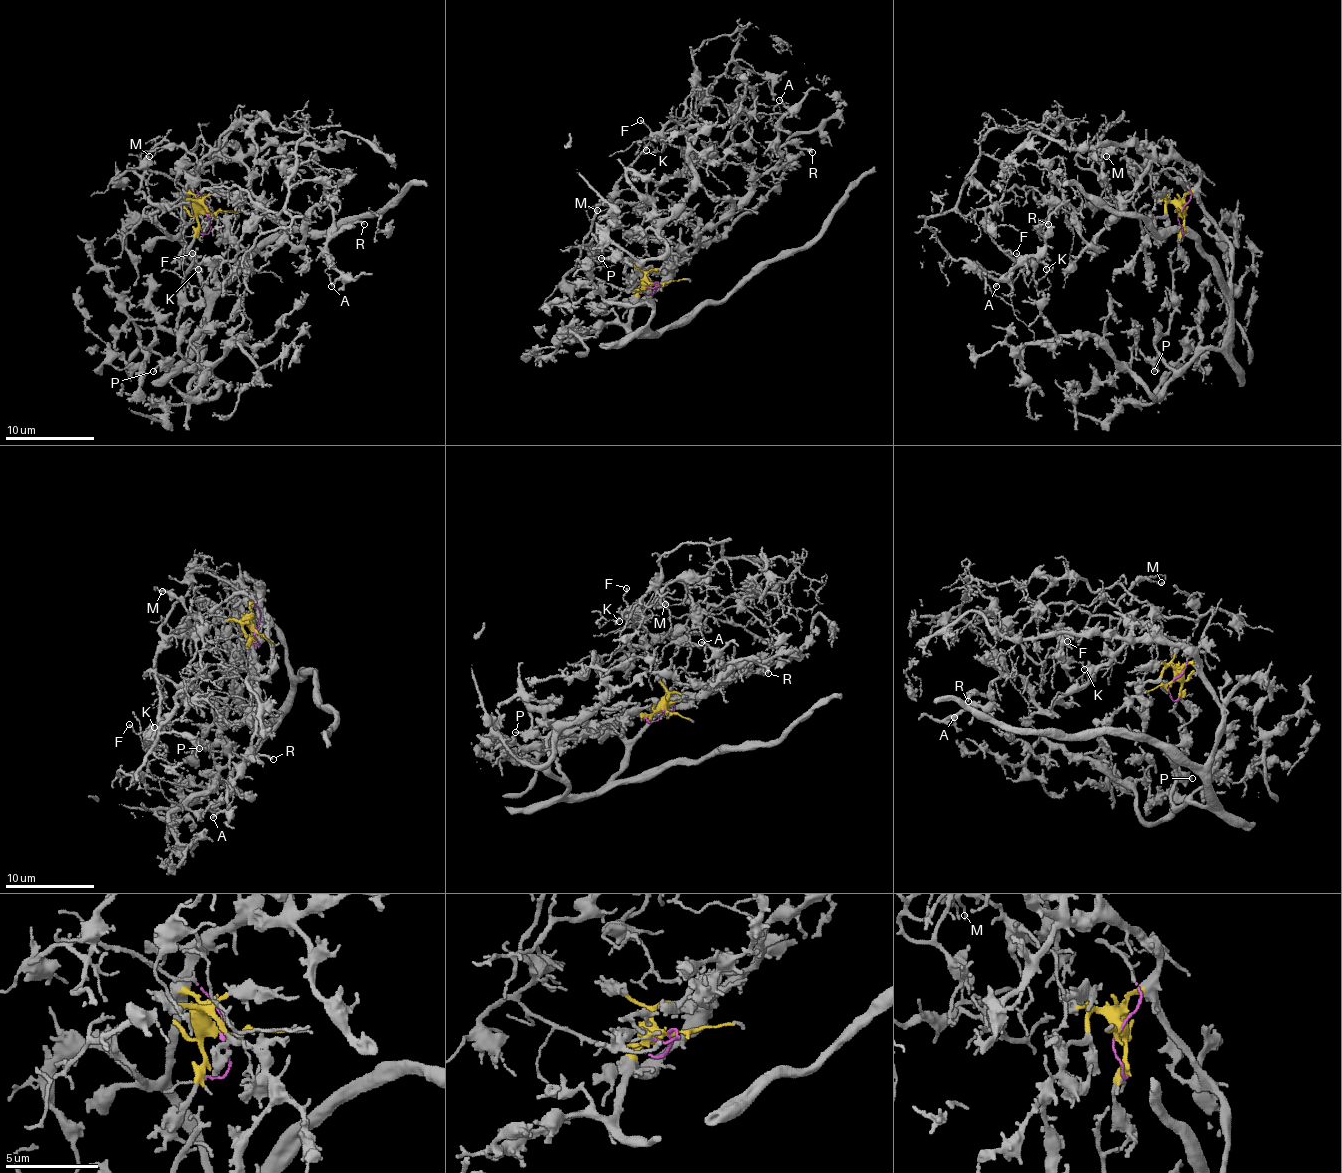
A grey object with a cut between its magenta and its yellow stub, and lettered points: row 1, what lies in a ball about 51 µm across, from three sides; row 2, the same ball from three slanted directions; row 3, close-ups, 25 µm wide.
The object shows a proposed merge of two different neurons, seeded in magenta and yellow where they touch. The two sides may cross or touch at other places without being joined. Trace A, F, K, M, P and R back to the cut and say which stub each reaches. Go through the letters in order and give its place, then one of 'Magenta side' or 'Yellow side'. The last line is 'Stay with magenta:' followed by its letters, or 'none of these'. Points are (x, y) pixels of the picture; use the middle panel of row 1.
A: Place: (779, 100). Yellow side
F: Place: (640, 120). Magenta side
K: Place: (646, 150). Magenta side
M: Place: (597, 210). Magenta side
P: Place: (601, 258). Yellow side
R: Place: (812, 152). Yellow side
Stay with magenta: F, K, M

